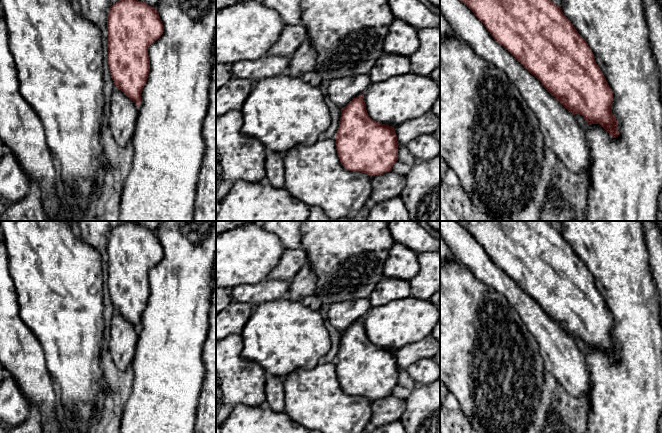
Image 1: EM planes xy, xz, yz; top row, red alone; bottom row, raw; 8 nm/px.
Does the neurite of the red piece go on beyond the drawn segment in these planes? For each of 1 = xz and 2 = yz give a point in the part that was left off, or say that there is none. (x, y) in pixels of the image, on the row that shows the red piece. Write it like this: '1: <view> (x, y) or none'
1: xz (341, 91)
2: yz (561, 133)

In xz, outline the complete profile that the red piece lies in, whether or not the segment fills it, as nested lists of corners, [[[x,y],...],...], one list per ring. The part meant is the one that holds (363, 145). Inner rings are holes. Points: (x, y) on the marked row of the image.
[[[369,74],[327,83],[330,99],[341,109],[335,140],[343,167],[370,177],[392,171],[399,143],[394,127],[372,120],[367,113],[363,94],[372,83]]]

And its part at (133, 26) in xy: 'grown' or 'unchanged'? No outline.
grown

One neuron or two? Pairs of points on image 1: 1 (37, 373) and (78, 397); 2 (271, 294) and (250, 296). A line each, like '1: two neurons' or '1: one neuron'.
1: two neurons
2: one neuron

